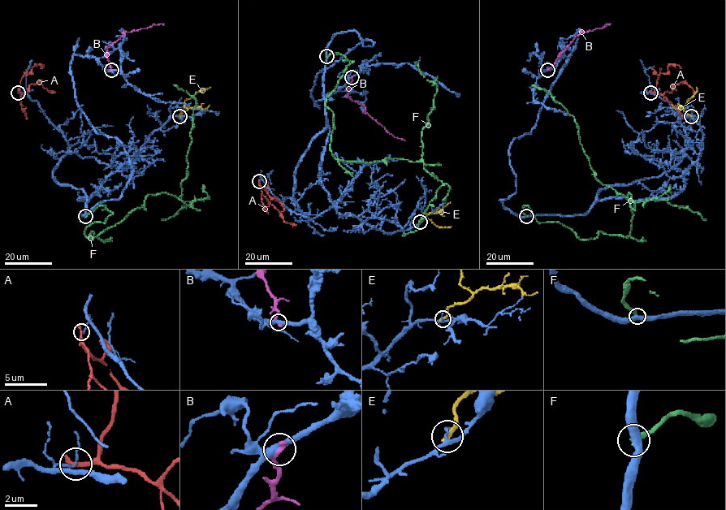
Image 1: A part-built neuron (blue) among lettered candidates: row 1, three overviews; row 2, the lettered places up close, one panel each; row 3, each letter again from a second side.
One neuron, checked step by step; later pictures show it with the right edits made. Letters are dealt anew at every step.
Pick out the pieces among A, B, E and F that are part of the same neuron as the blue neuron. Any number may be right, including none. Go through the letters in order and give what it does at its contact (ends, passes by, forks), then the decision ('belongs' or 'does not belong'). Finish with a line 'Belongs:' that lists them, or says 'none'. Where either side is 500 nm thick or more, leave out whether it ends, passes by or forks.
A: it ends; does not belong
B: it ends; does not belong
E: it ends; does not belong
F: it ends; does not belong
Belongs: none

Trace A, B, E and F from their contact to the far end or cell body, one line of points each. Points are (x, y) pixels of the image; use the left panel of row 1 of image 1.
A: (18, 92), (21, 94), (27, 92), (31, 84), (37, 82), (49, 91), (55, 92)
B: (111, 70), (107, 48), (111, 43), (126, 32), (163, 23)
E: (179, 116), (187, 110), (184, 101), (197, 92), (210, 88)
F: (85, 215), (104, 205), (112, 213), (85, 228), (92, 239), (149, 194), (181, 198), (196, 100), (173, 84)

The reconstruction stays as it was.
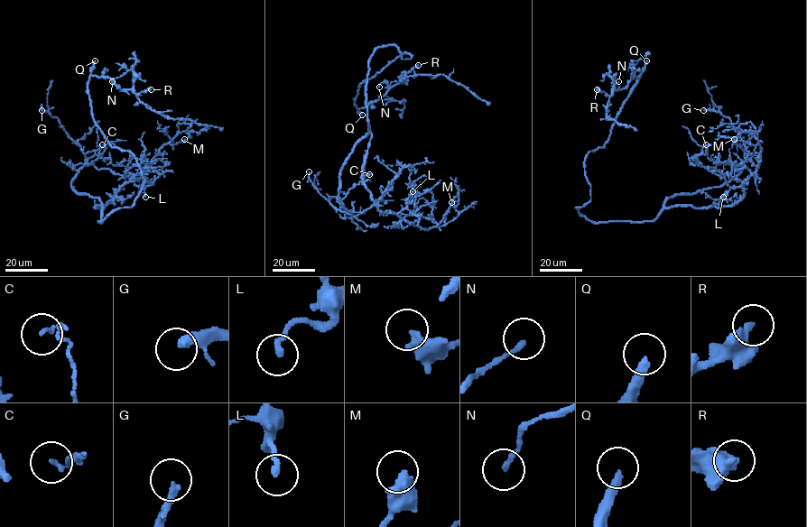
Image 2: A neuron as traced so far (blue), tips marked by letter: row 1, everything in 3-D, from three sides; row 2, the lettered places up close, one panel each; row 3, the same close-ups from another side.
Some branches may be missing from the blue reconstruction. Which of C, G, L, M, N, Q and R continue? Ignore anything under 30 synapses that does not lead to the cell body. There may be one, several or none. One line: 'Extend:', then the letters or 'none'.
Extend: G, Q

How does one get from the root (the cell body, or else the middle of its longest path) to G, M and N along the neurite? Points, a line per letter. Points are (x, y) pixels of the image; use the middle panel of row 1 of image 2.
G: (392, 45), (379, 46), (369, 60), (369, 132), (340, 171), (338, 198), (353, 214), (323, 197), (309, 171)
M: (392, 45), (379, 46), (368, 62), (371, 137), (364, 186), (380, 211), (421, 229), (437, 226), (451, 202)
N: (392, 45), (412, 57), (403, 53), (366, 79), (357, 106), (389, 88), (386, 81), (379, 87)

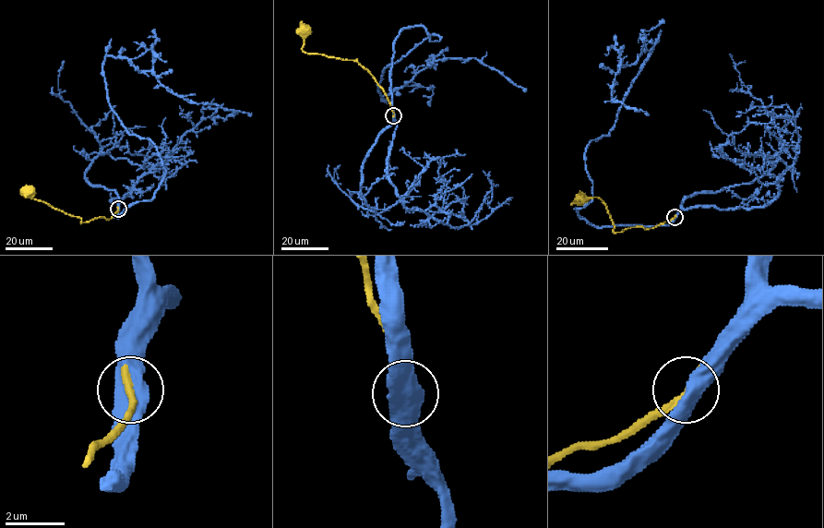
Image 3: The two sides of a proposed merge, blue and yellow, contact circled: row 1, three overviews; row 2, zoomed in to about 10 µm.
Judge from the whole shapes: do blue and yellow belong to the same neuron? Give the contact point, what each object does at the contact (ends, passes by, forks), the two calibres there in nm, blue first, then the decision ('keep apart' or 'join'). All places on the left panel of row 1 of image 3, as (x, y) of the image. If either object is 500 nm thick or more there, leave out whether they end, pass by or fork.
at (118, 209); 600 nm thick on the blue side, 320 nm on the other; join

